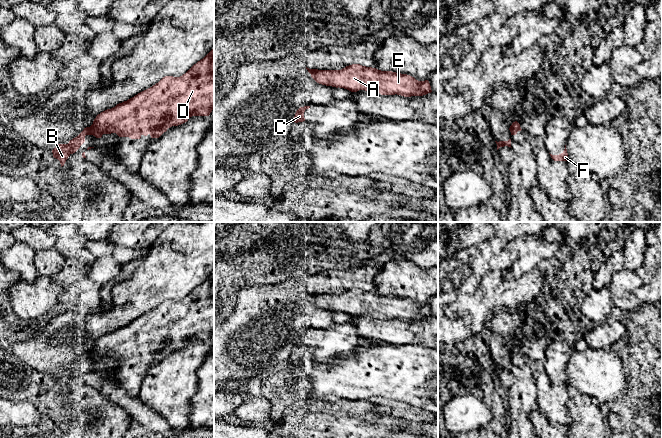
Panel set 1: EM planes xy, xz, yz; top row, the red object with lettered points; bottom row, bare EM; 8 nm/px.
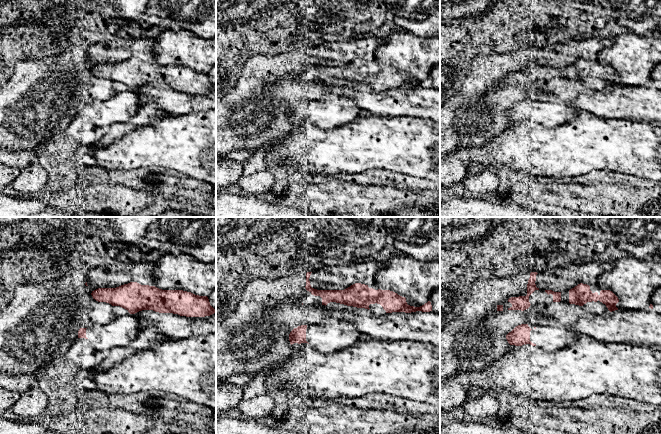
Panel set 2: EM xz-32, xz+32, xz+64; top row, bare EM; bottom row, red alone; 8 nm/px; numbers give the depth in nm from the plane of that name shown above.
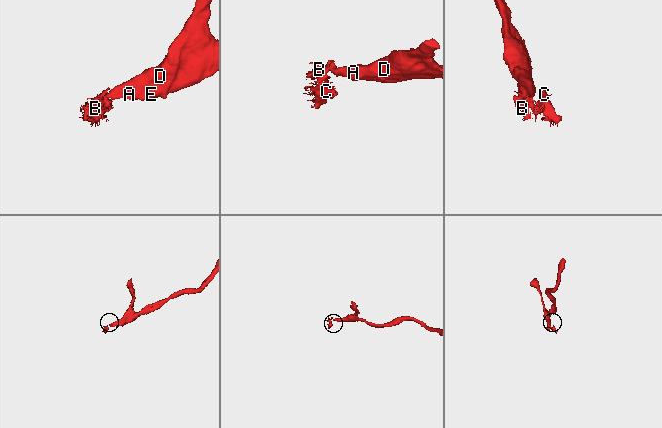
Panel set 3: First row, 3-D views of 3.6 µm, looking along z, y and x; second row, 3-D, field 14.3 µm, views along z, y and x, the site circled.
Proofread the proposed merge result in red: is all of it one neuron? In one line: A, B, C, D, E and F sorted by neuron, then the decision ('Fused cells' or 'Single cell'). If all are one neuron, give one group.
Groups: A D E / B C F. Fused cells

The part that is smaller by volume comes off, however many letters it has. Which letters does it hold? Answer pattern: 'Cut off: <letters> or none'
Cut off: B, C, F

